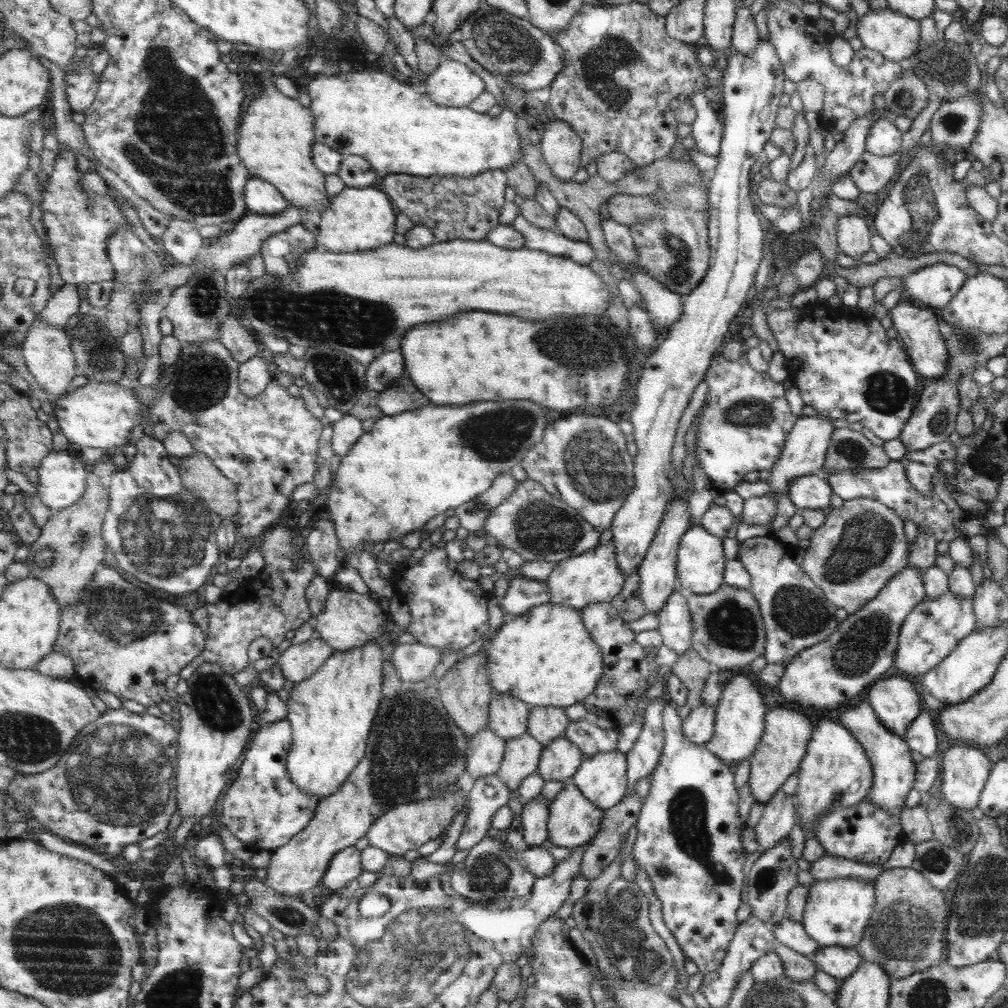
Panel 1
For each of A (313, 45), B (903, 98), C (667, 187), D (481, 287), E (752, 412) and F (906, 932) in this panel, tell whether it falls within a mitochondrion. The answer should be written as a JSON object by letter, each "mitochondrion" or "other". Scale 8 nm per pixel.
{"A":"other","B":"mitochondrion","C":"other","D":"other","E":"mitochondrion","F":"mitochondrion"}

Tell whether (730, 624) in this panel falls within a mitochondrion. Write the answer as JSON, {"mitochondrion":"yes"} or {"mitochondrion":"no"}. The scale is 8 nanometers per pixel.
{"mitochondrion":"yes"}

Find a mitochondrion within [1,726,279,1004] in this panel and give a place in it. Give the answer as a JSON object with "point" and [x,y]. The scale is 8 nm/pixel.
{"point":[61,961]}

